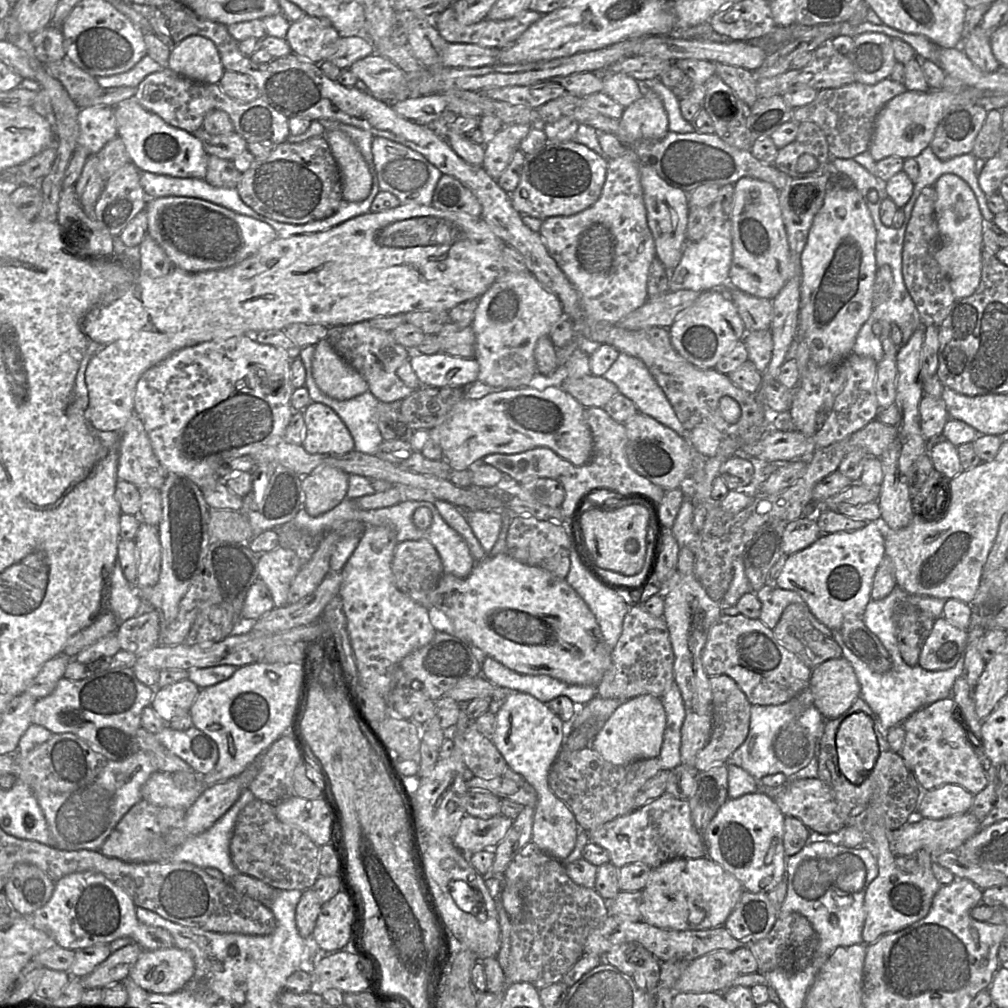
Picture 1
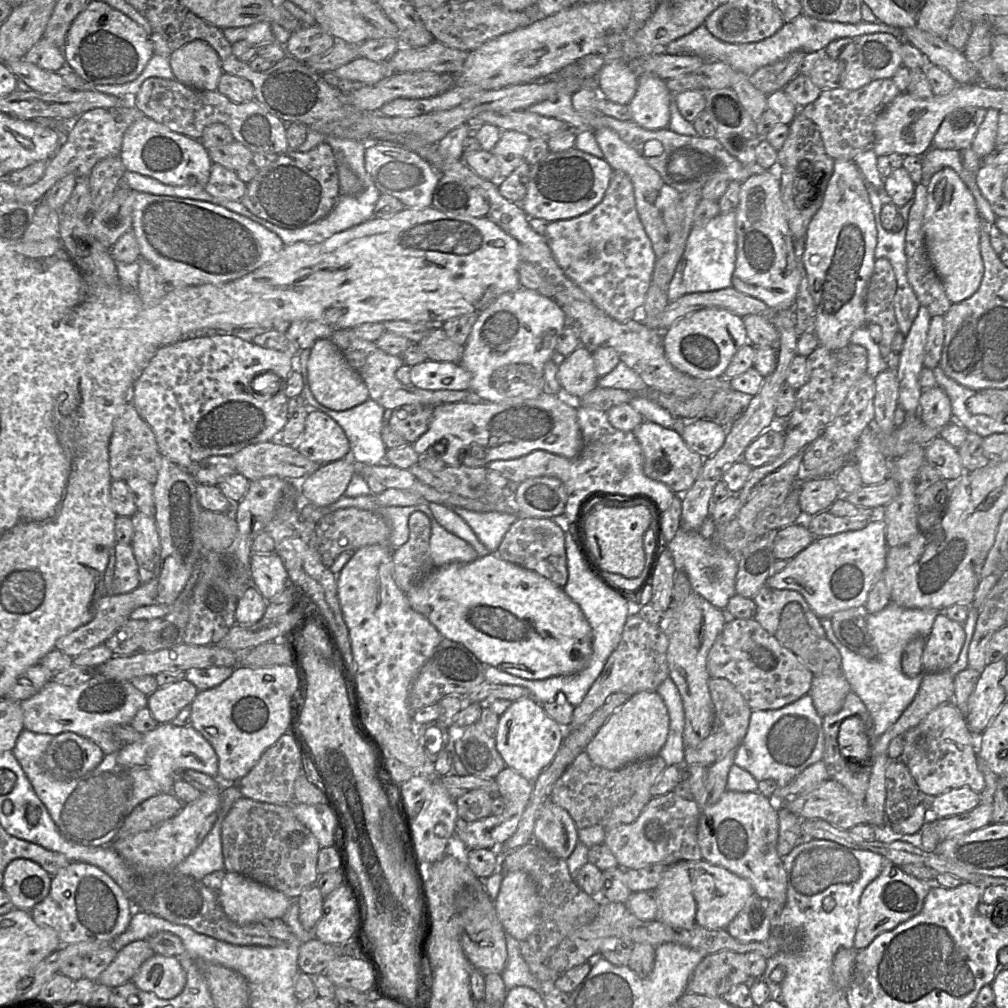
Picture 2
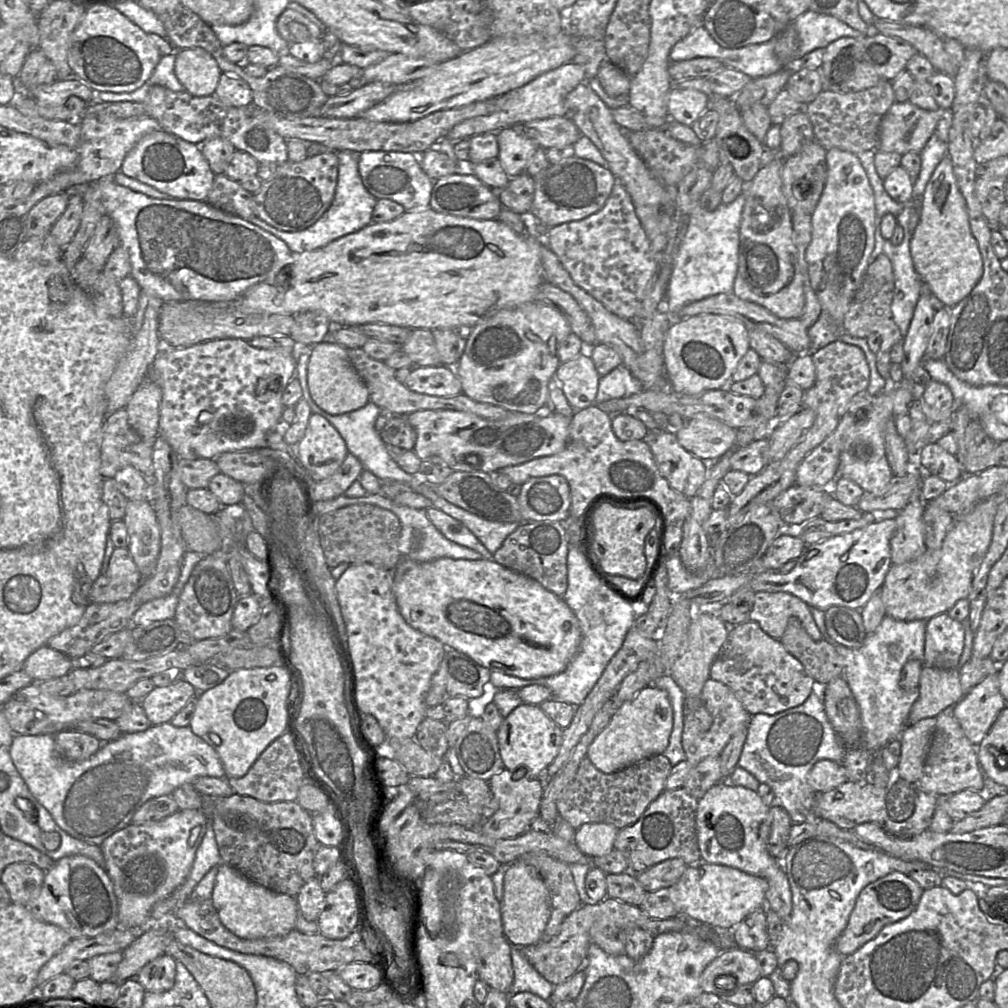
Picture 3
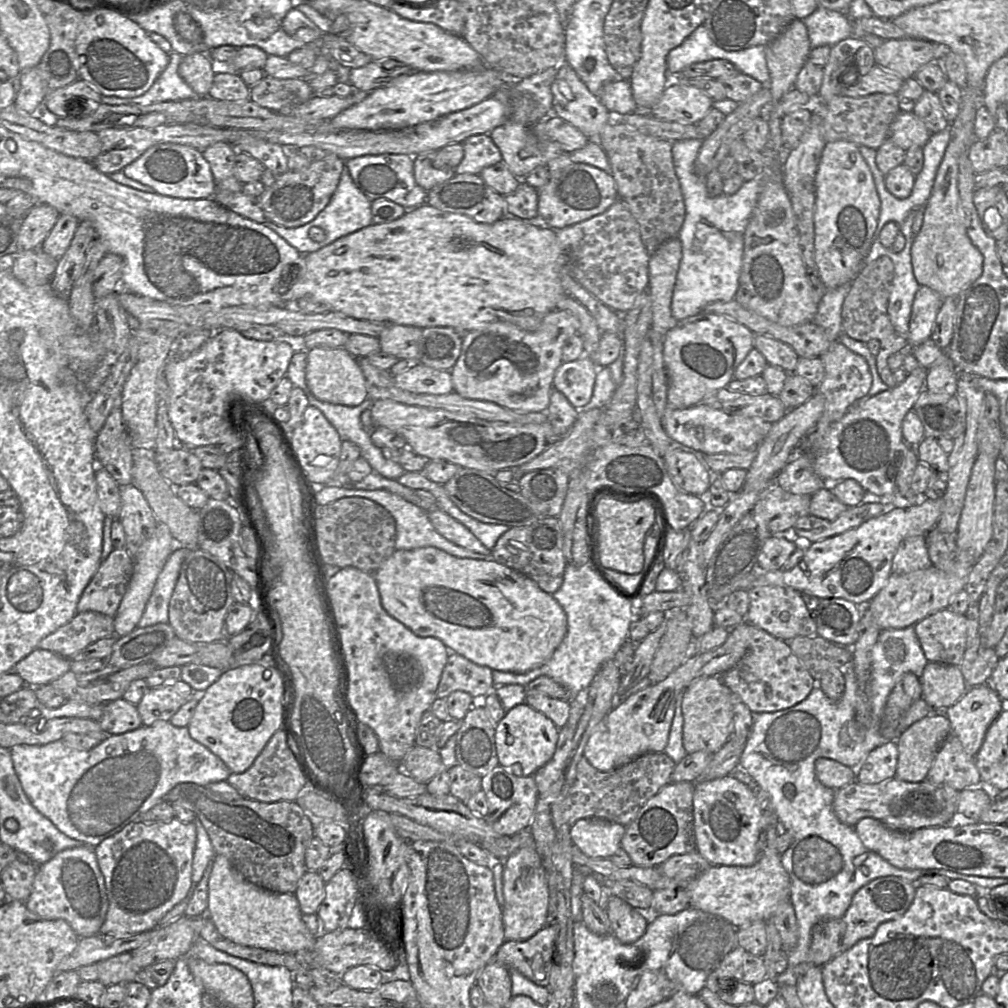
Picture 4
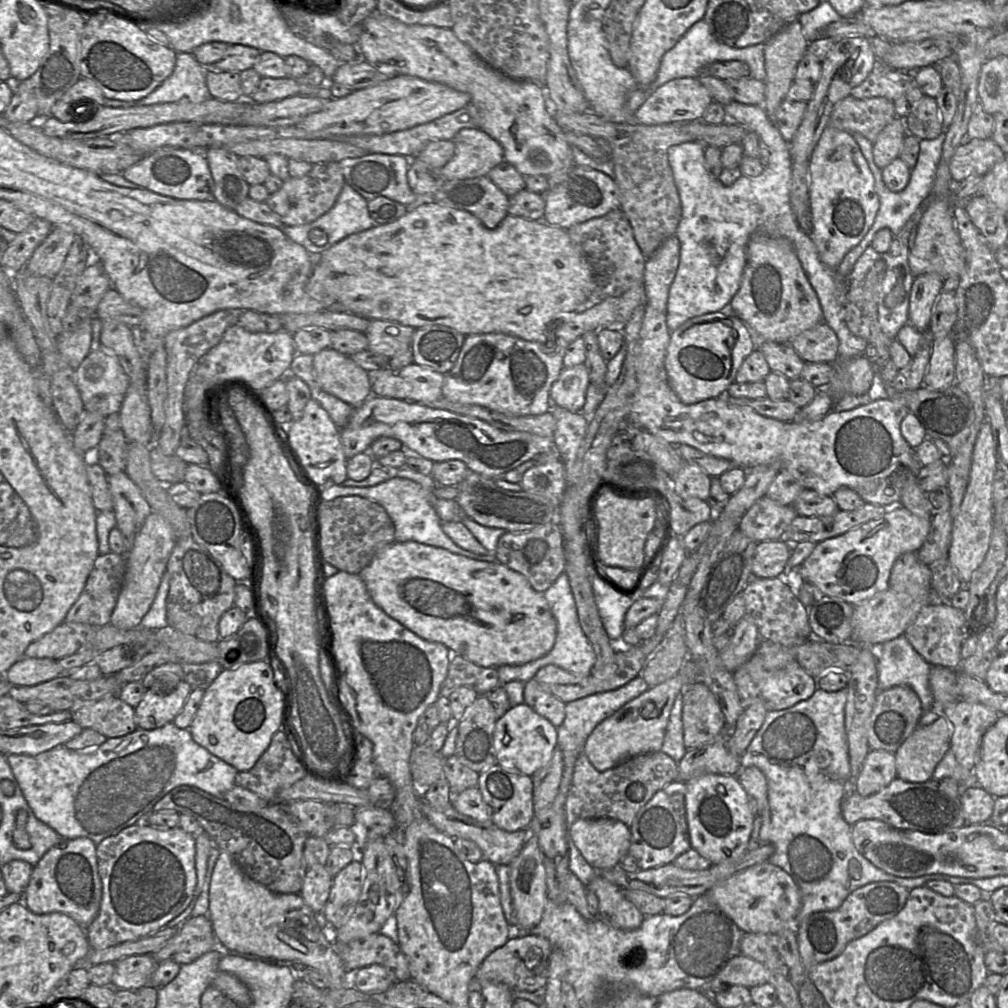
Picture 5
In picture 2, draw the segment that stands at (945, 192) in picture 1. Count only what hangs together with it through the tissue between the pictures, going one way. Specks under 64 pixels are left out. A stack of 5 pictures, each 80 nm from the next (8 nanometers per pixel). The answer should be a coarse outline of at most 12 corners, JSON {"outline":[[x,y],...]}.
{"outline":[[952,168],[927,183],[923,232],[952,304],[984,274],[981,216]]}

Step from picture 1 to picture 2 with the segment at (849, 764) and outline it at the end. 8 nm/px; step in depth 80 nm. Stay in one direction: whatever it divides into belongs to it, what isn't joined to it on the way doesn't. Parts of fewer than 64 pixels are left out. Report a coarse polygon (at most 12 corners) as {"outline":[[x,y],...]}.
{"outline":[[858,716],[841,723],[837,741],[847,761],[867,760],[871,743]]}

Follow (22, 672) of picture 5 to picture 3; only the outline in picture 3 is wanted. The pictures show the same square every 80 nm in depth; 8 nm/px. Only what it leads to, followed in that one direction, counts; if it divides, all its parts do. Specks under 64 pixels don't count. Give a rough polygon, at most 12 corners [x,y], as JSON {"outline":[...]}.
{"outline":[[45,645],[22,669],[34,682],[68,674],[65,654]]}

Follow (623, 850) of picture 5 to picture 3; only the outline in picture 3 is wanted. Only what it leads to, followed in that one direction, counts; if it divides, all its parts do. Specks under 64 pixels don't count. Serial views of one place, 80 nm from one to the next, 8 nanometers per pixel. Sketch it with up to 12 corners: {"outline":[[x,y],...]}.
{"outline":[[585,823],[573,841],[590,858],[614,849],[619,829]]}

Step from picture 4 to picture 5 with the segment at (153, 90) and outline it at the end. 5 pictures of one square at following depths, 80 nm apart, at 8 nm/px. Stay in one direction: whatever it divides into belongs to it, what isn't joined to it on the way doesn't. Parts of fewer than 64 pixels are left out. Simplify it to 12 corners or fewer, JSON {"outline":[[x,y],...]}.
{"outline":[[177,52],[172,74],[134,101],[105,97],[104,106],[130,108],[211,97],[208,69]]}

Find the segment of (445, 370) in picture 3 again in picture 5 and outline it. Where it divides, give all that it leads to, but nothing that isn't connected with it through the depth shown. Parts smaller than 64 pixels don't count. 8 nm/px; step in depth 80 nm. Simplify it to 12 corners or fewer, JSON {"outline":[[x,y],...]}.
{"outline":[[416,363],[371,371],[371,396],[431,403],[444,374]]}

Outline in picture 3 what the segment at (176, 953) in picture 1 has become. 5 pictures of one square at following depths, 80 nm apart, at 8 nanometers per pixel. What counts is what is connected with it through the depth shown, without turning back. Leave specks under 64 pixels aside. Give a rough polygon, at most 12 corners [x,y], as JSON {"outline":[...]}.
{"outline":[[162,954],[135,979],[148,992],[170,990],[177,961]]}

